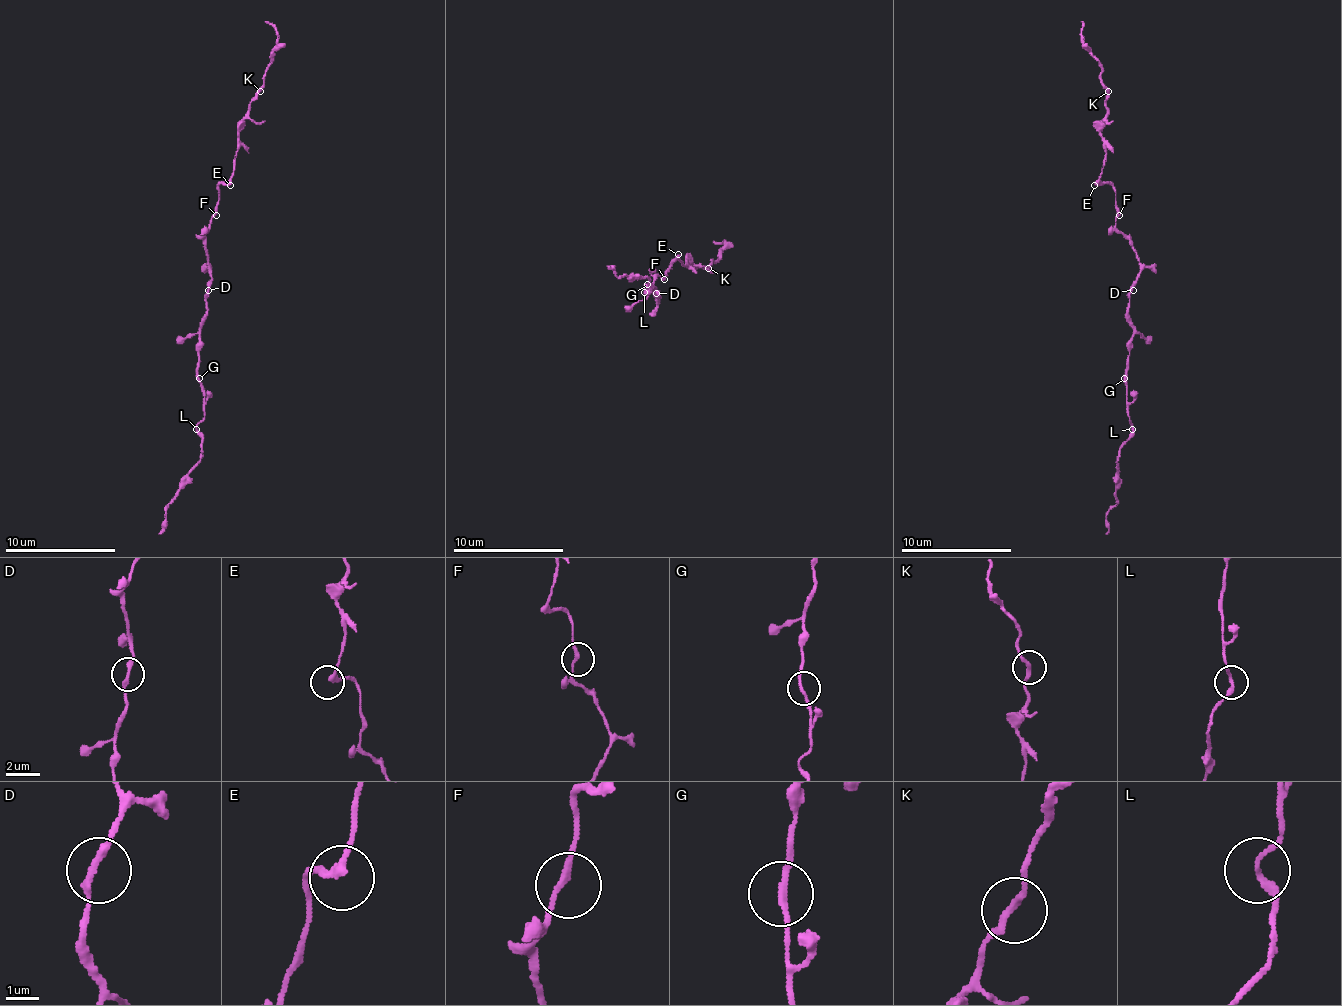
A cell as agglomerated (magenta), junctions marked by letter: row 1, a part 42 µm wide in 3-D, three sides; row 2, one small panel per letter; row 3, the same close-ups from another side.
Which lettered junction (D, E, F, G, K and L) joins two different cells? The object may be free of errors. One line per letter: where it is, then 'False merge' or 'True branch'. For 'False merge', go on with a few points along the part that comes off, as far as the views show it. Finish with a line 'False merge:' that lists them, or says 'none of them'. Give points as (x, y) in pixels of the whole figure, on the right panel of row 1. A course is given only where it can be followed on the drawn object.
D: Place: (1133, 290). True branch
E: Place: (1094, 185). True branch
F: Place: (1119, 215). True branch
G: Place: (1124, 378). True branch
K: Place: (1108, 91). True branch
L: Place: (1132, 429). True branch
False merge: none of them

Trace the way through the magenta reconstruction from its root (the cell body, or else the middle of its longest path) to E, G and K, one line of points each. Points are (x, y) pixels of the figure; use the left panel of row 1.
E: (208, 268), (205, 232), (210, 226), (210, 215), (219, 199), (219, 185), (222, 182), (230, 185)
G: (208, 268), (210, 284), (205, 320), (199, 329), (199, 367), (197, 370), (199, 378)
K: (208, 268), (205, 232), (219, 199), (219, 185), (233, 174), (238, 122), (260, 91)

